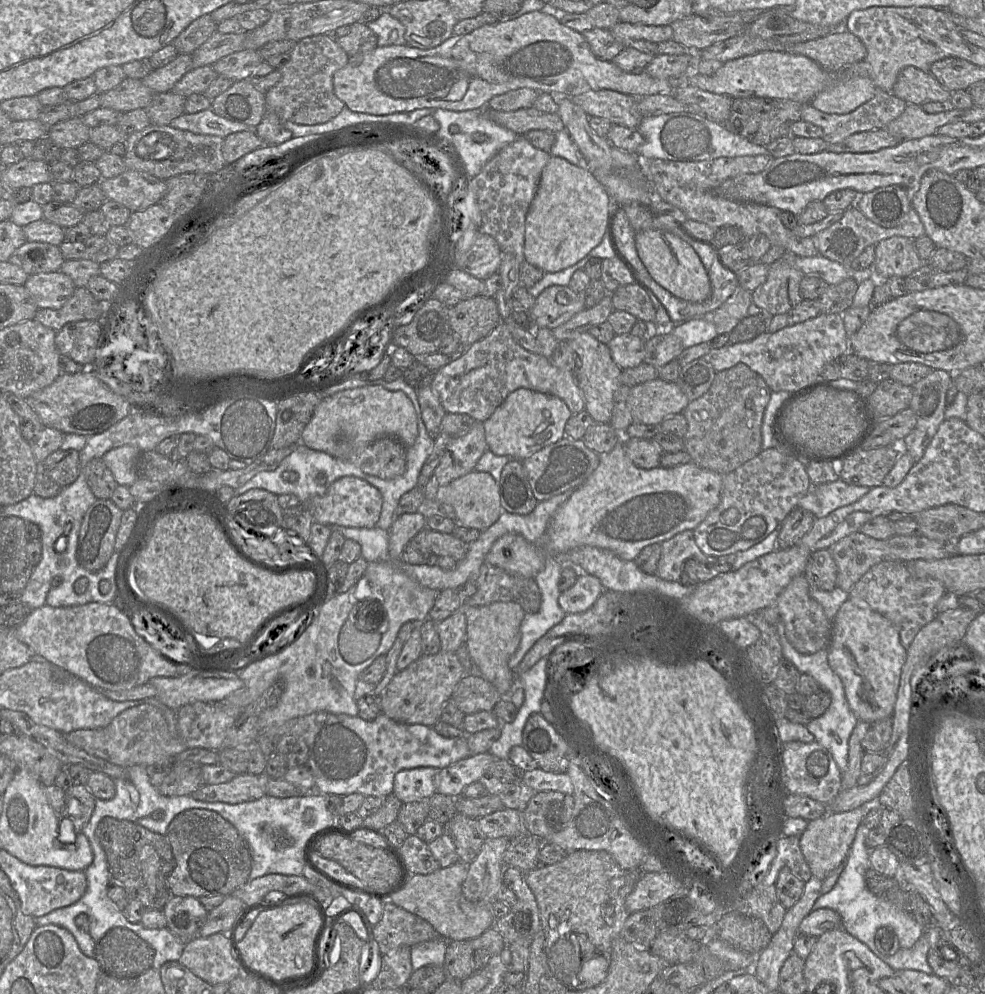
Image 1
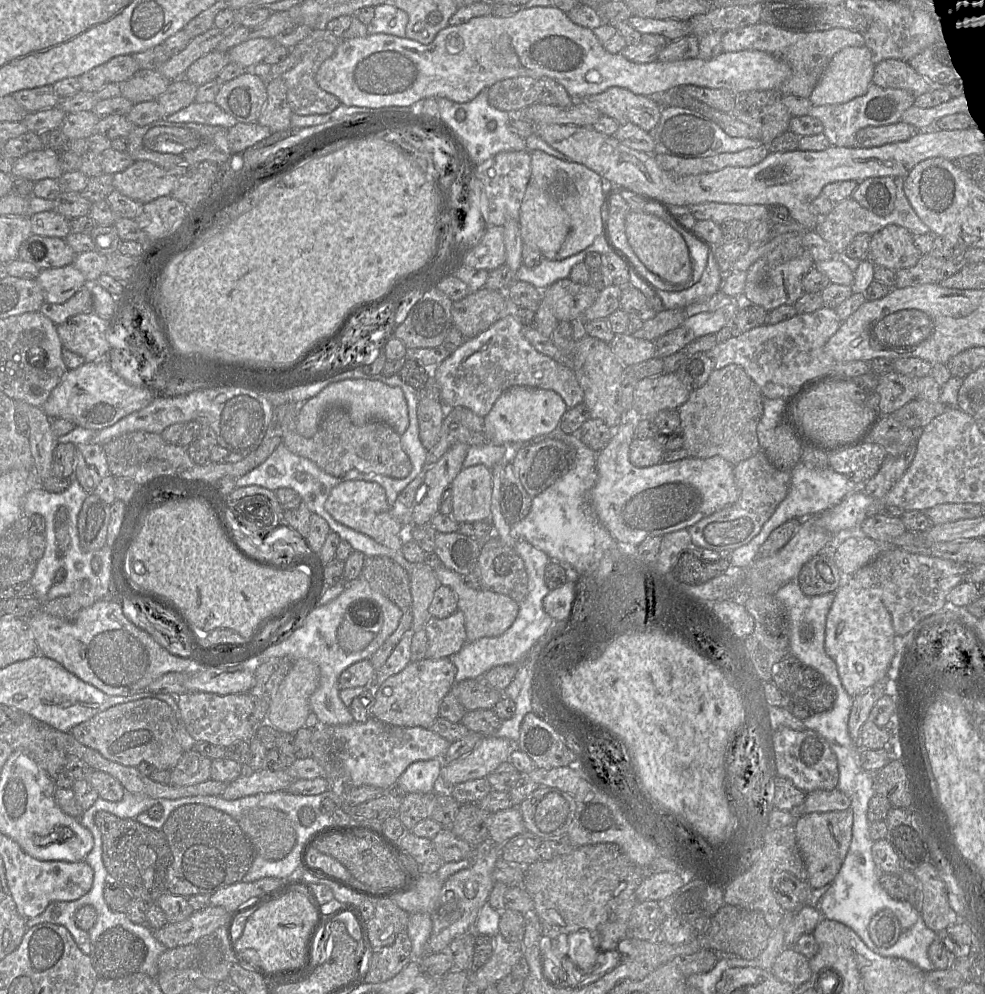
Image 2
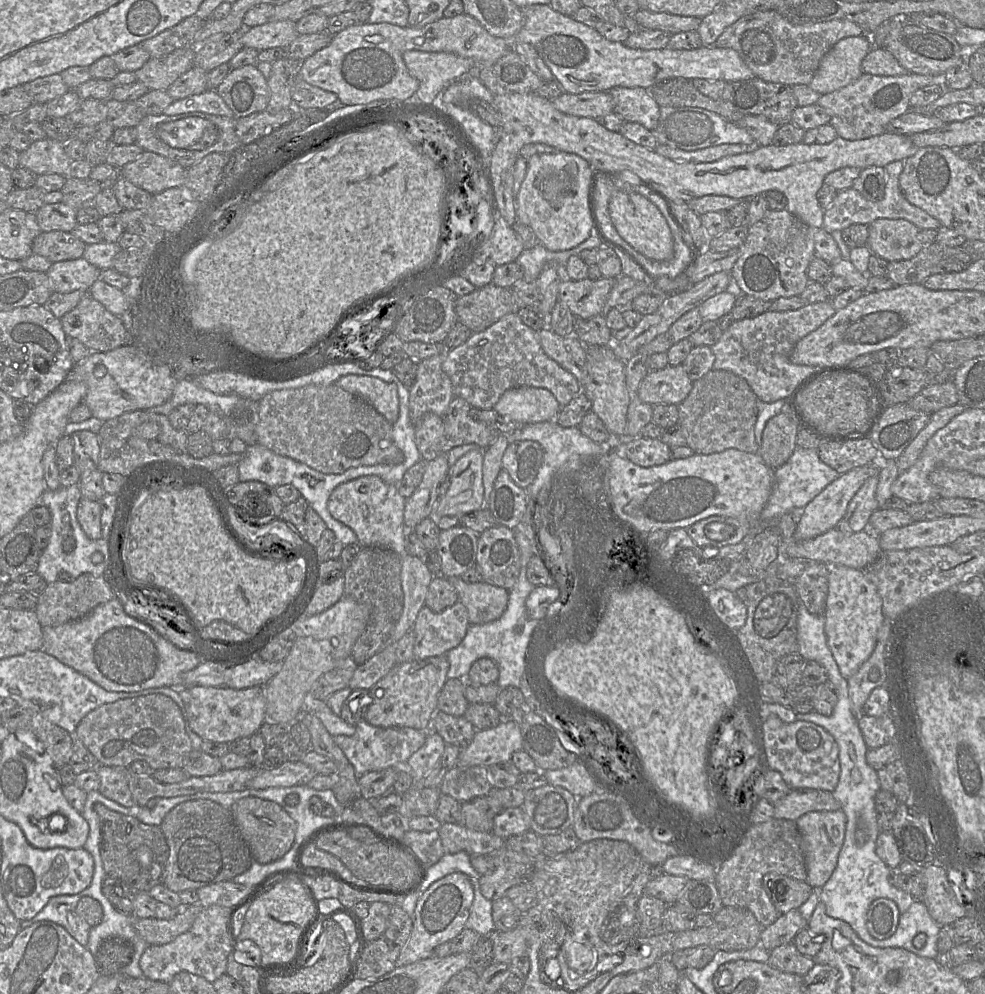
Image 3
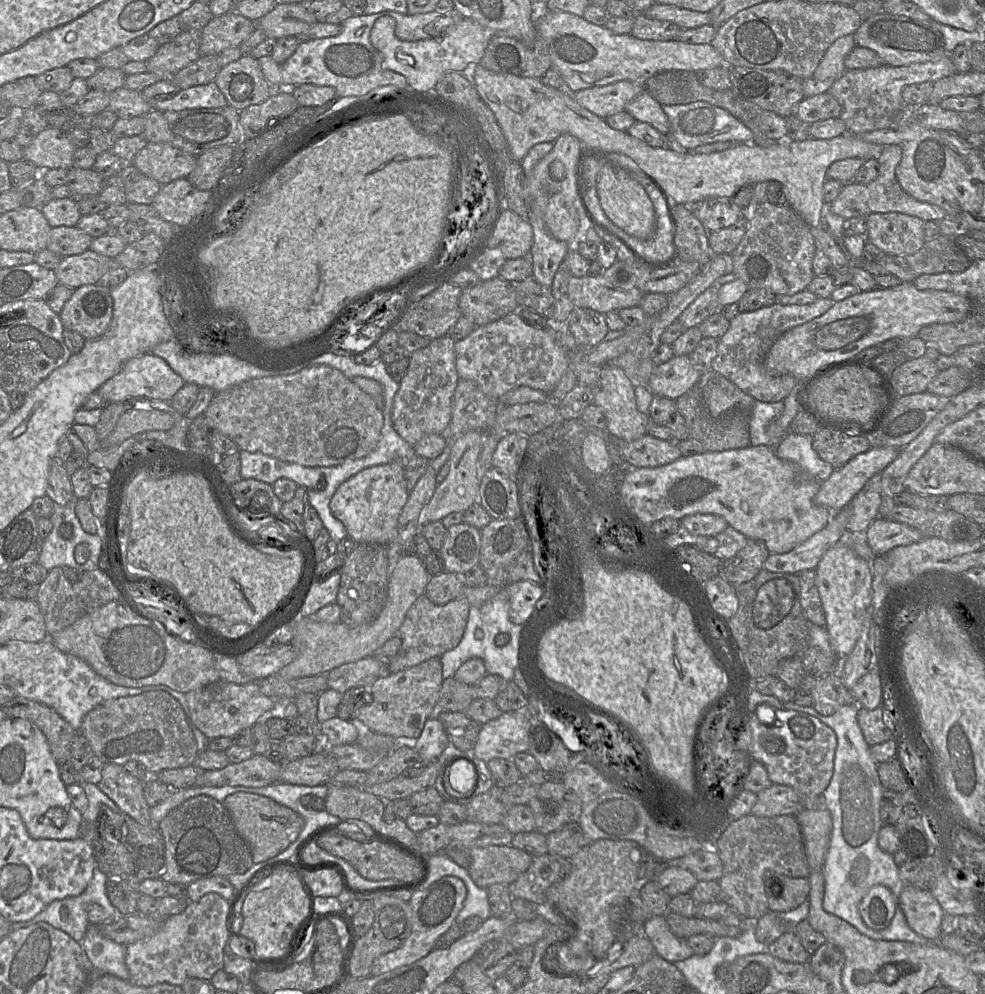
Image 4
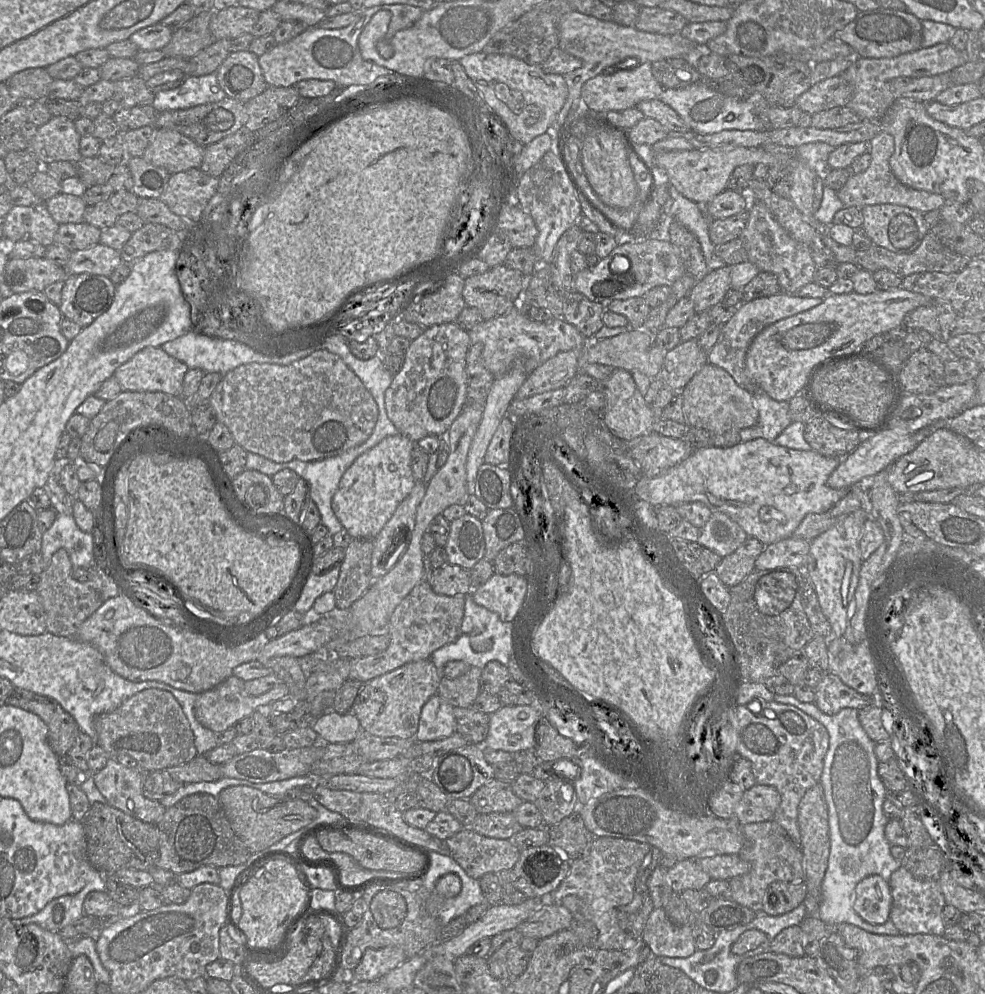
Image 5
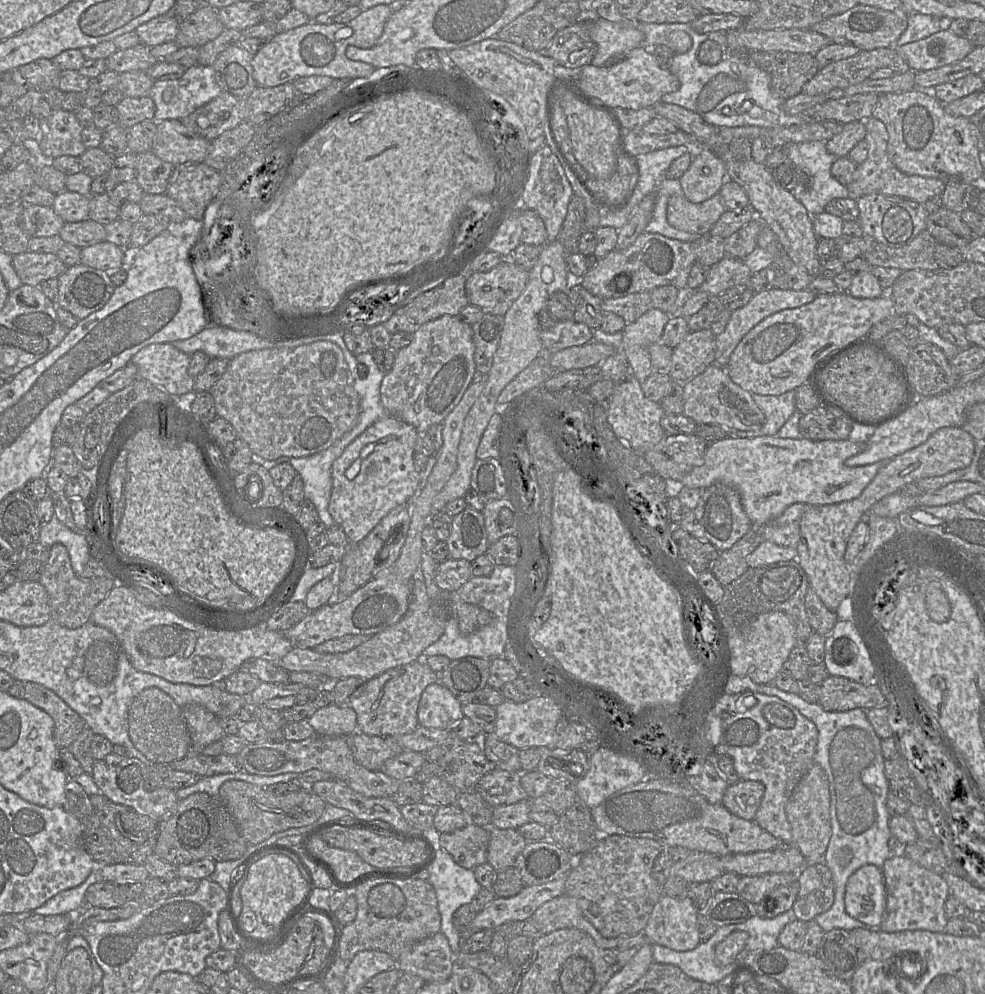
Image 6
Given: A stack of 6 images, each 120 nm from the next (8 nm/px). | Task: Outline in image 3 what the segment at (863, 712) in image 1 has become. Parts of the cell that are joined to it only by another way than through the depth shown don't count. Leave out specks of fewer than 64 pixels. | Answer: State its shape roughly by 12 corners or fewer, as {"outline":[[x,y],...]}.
{"outline":[[831,566],[828,647],[848,679],[885,619],[864,570]]}

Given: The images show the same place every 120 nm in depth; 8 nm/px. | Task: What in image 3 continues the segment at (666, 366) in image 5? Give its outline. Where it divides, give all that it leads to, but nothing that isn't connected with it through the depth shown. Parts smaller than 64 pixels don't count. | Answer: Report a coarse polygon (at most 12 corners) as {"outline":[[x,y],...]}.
{"outline":[[682,364],[649,371],[636,396],[679,405],[693,381]]}

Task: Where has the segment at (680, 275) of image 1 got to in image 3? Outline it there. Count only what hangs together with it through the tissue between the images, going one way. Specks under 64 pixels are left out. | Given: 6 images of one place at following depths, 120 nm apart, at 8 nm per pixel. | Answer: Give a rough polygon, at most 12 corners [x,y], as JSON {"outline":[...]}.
{"outline":[[615,190],[608,211],[617,233],[657,262],[673,257],[671,230],[636,192]]}

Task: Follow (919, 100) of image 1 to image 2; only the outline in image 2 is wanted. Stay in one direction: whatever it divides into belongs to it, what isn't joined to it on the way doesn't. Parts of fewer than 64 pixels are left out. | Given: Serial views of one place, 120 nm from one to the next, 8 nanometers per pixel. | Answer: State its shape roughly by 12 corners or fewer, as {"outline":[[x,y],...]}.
{"outline":[[908,62],[874,65],[872,83],[903,89],[914,98],[935,85]]}

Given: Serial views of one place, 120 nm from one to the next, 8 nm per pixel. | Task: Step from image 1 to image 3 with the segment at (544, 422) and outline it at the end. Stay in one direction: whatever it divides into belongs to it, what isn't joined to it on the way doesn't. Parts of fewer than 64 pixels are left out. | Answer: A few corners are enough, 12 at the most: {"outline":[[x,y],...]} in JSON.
{"outline":[[547,389],[505,391],[493,409],[527,425],[555,419]]}

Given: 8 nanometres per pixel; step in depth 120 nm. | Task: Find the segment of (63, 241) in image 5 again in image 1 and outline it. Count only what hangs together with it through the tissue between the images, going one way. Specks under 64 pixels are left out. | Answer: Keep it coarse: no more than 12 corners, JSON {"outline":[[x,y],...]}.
{"outline":[[26,241],[9,262],[30,276],[58,271],[59,246]]}

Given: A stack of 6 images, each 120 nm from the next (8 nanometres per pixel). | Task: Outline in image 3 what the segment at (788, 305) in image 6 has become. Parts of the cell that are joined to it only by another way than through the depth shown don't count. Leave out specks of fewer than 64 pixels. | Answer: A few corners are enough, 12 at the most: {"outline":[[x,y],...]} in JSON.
{"outline":[[831,300],[734,320],[711,346],[713,369],[785,400],[822,368],[792,363]]}

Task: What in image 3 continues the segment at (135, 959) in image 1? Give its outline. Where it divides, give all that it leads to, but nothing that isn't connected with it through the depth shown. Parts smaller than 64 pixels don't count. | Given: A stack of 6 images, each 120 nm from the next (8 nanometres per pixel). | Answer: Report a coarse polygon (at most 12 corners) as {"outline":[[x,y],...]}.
{"outline":[[107,937],[95,963],[100,975],[123,971],[132,959],[129,941]]}

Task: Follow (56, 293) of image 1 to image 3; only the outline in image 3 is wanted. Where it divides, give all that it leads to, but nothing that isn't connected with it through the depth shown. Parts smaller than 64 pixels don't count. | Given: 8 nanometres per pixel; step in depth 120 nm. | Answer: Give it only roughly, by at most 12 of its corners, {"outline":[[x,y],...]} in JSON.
{"outline":[[83,257],[52,263],[53,292],[86,291],[99,279]]}

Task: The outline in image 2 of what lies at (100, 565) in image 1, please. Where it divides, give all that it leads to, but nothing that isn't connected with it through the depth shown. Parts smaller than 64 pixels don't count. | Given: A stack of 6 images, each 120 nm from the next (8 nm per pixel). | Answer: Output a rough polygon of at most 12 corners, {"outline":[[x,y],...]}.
{"outline":[[88,494],[78,514],[83,550],[106,545],[110,505]]}

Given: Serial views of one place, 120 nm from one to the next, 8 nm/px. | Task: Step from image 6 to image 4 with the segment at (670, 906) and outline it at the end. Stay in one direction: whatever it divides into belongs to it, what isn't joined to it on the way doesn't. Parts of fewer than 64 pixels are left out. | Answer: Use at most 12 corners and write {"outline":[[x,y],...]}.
{"outline":[[665,915],[648,918],[642,933],[671,963],[694,955],[670,930]]}

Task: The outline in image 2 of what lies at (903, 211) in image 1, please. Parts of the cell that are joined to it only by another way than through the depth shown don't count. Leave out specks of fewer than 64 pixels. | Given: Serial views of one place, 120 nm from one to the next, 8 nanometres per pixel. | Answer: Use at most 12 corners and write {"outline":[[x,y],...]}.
{"outline":[[894,178],[859,182],[851,197],[872,213],[895,207]]}

